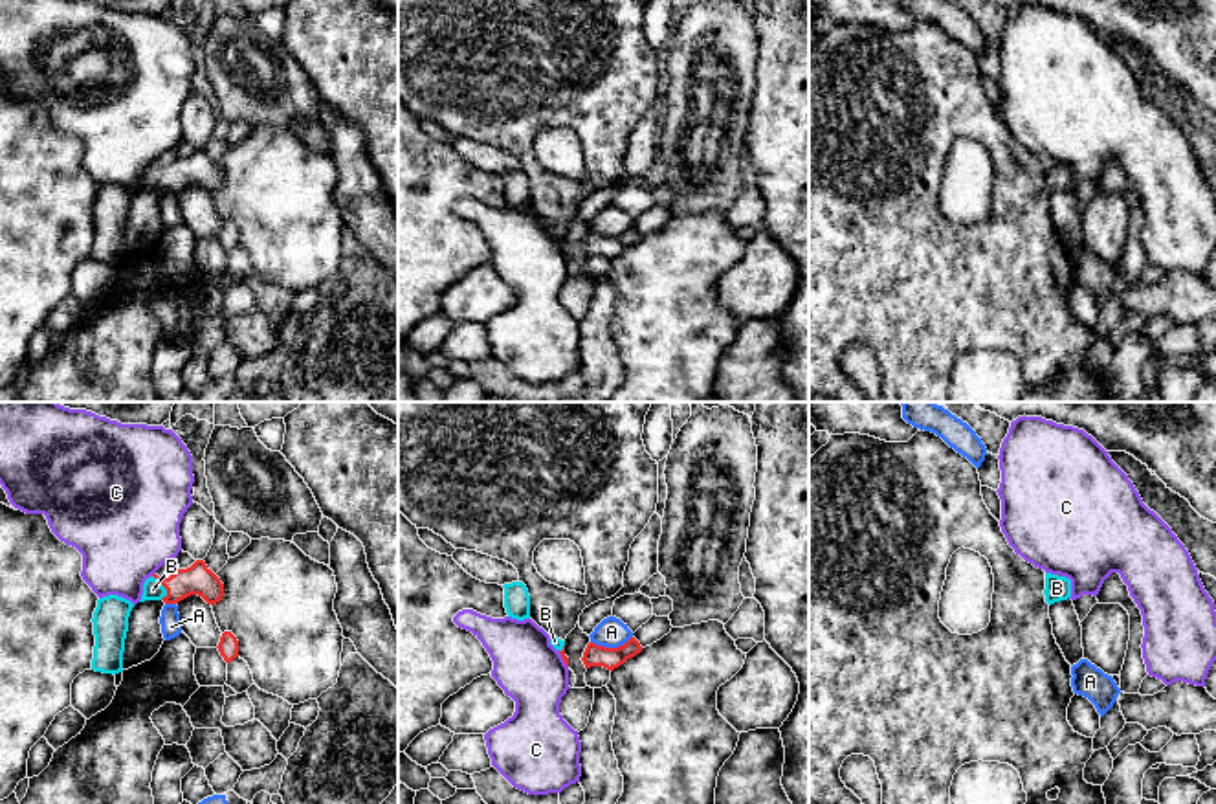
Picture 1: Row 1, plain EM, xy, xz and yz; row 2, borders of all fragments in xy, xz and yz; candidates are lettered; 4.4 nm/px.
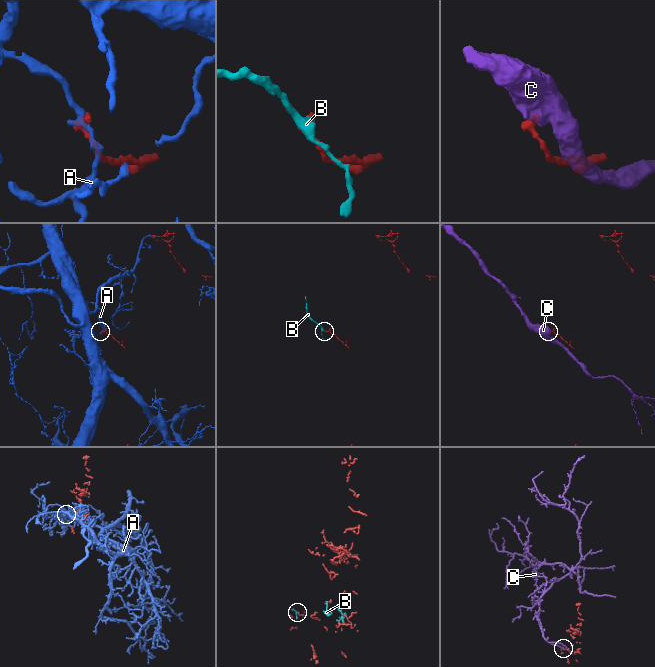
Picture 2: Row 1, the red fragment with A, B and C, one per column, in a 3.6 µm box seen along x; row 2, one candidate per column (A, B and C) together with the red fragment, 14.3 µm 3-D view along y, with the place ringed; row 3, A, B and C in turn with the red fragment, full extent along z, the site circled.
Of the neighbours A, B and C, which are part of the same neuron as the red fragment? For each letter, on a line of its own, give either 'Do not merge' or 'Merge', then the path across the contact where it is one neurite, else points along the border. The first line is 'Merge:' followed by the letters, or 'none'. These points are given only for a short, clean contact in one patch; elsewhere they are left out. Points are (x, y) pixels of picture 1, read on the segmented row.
Merge: none
A: Do not merge. Boundary: xz (631, 636), (617, 647), (591, 643)
B: Do not merge
C: Do not merge. Boundary: xz (558, 652), (567, 667)

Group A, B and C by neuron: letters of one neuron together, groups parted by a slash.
A B / C

